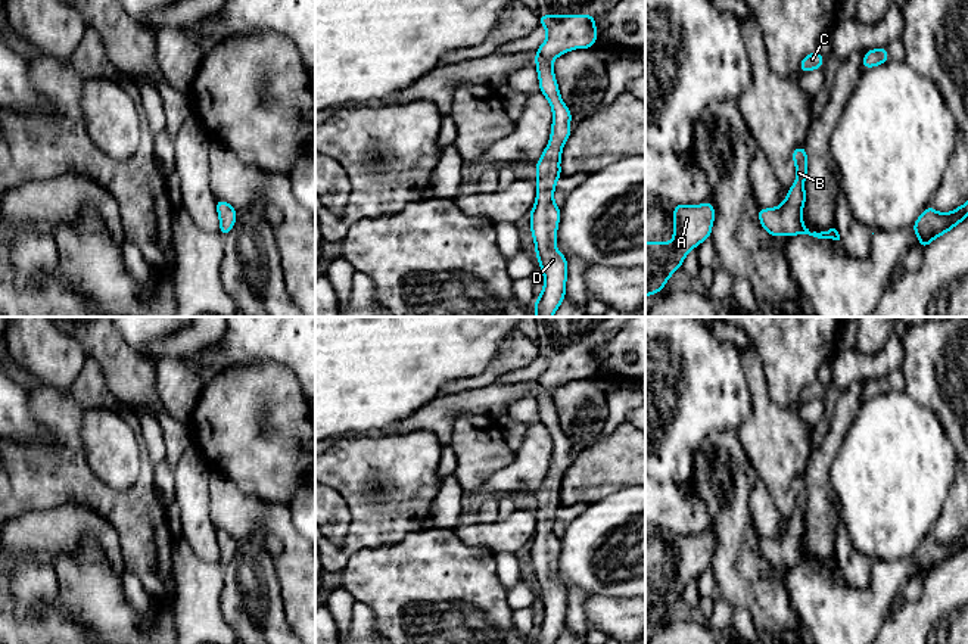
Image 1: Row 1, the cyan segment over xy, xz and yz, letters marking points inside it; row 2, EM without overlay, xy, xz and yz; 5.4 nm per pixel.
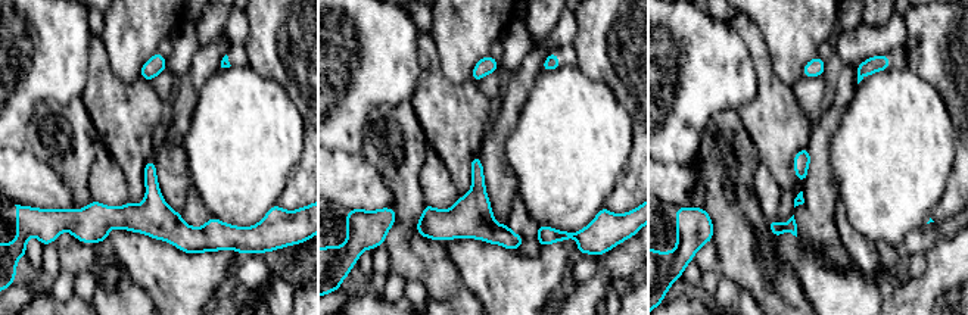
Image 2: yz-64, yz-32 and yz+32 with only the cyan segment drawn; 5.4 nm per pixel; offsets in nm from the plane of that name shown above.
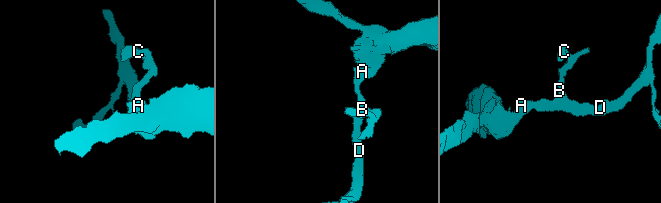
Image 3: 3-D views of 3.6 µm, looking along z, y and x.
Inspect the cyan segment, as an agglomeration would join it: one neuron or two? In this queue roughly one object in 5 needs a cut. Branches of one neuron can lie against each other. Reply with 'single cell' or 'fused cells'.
single cell

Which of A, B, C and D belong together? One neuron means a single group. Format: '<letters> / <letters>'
A B C D

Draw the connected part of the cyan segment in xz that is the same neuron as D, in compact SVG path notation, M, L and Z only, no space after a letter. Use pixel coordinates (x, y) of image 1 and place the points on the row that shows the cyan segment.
M538 15L547 28L547 40L535 53L539 91L553 108L553 125L548 146L535 164L538 177L536 200L529 214L538 265L544 273L544 289L533 304L535 317L553 317L566 296L567 258L555 248L560 206L554 203L561 152L572 134L572 111L560 97L553 60L573 49L591 49L597 43L594 15Z

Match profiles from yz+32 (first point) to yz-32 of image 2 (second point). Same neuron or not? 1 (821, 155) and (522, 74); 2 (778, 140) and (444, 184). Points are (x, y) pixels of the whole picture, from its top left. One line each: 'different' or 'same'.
1: same
2: different

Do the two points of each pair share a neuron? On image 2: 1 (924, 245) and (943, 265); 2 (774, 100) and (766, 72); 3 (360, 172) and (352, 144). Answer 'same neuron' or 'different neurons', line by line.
1: different neurons
2: same neuron
3: different neurons

